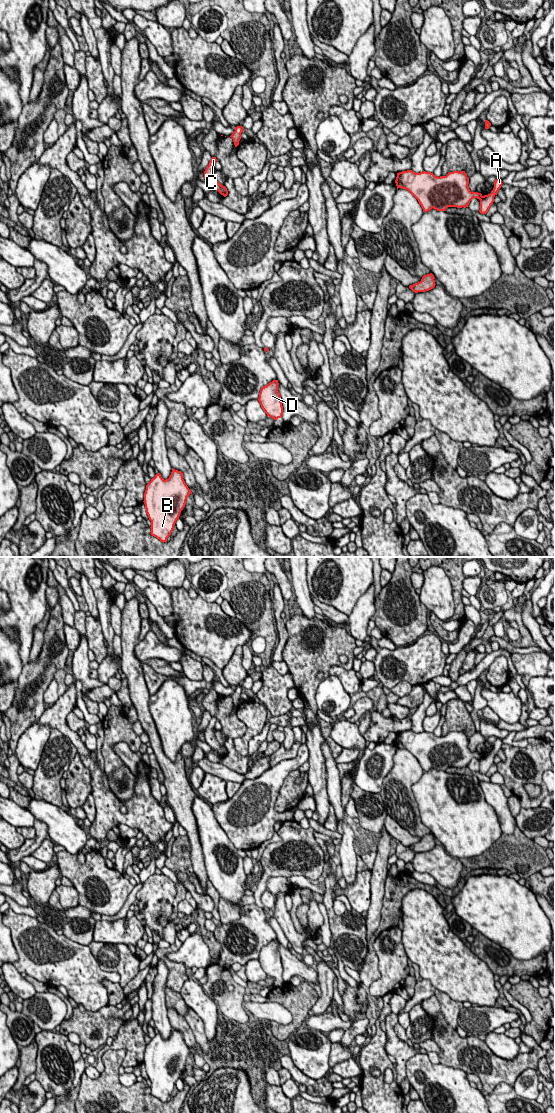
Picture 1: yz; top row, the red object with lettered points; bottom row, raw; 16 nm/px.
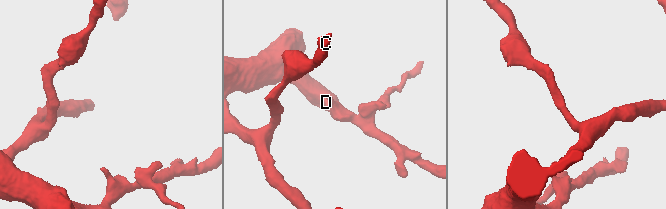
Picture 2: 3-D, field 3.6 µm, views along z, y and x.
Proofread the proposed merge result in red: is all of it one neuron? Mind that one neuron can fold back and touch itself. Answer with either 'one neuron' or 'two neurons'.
two neurons

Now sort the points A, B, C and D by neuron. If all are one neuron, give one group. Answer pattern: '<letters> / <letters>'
A / B C D

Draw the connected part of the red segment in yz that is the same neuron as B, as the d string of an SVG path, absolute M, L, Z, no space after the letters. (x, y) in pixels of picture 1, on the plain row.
M172 1028L168 1039L164 1040L160 1033L151 1039L146 1045L143 1062L151 1081L152 1096L167 1102L190 1054L181 1031Z

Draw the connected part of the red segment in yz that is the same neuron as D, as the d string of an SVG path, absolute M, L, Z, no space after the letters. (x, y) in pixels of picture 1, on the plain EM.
M273 940L262 947L259 953L258 961L267 976L277 980L282 977L283 966L281 956L278 951L278 940Z

